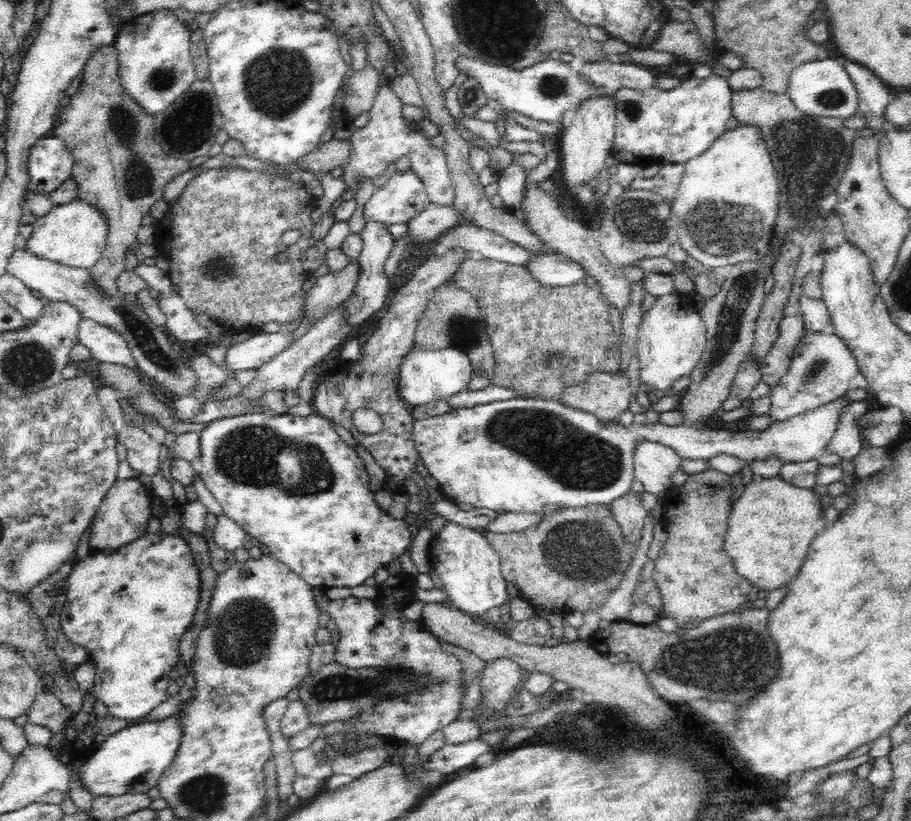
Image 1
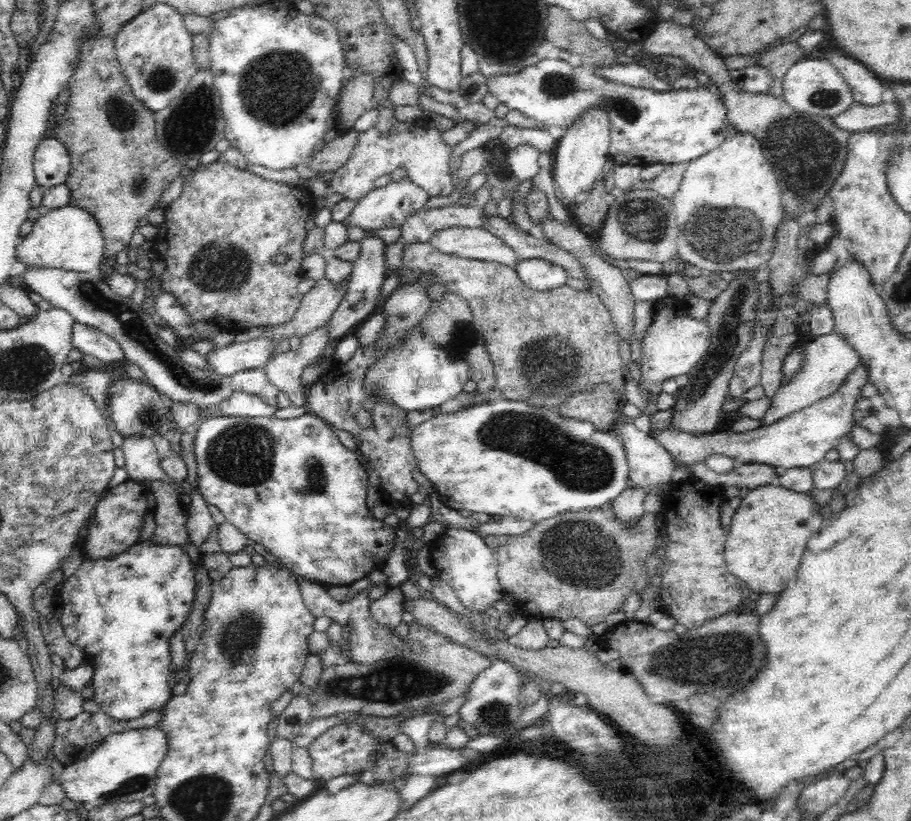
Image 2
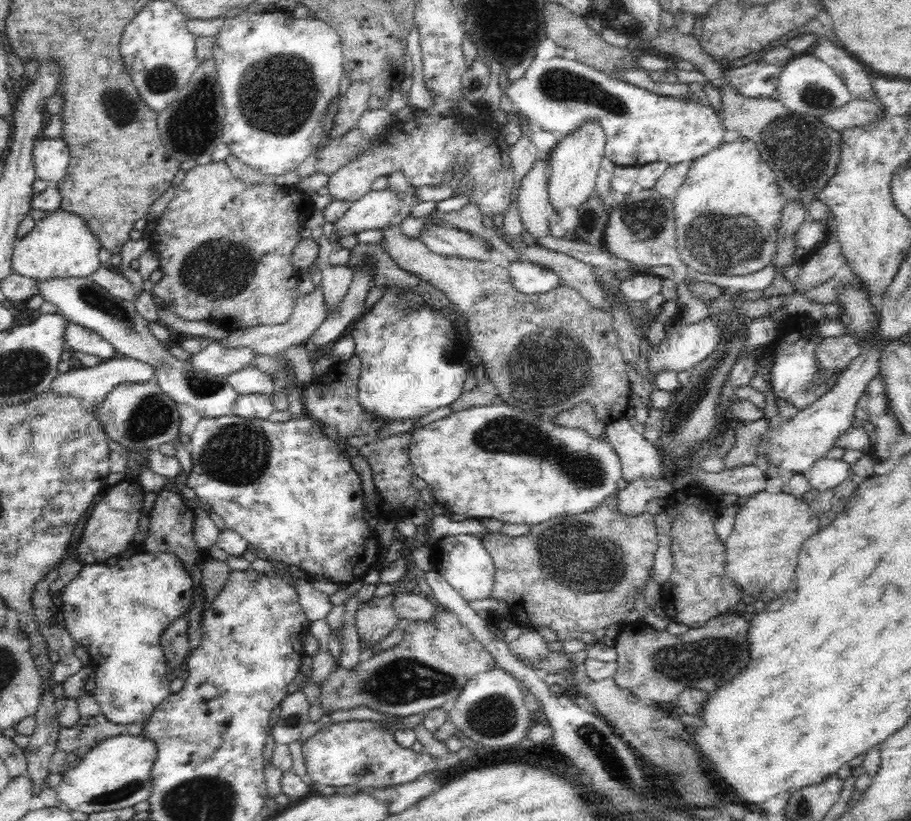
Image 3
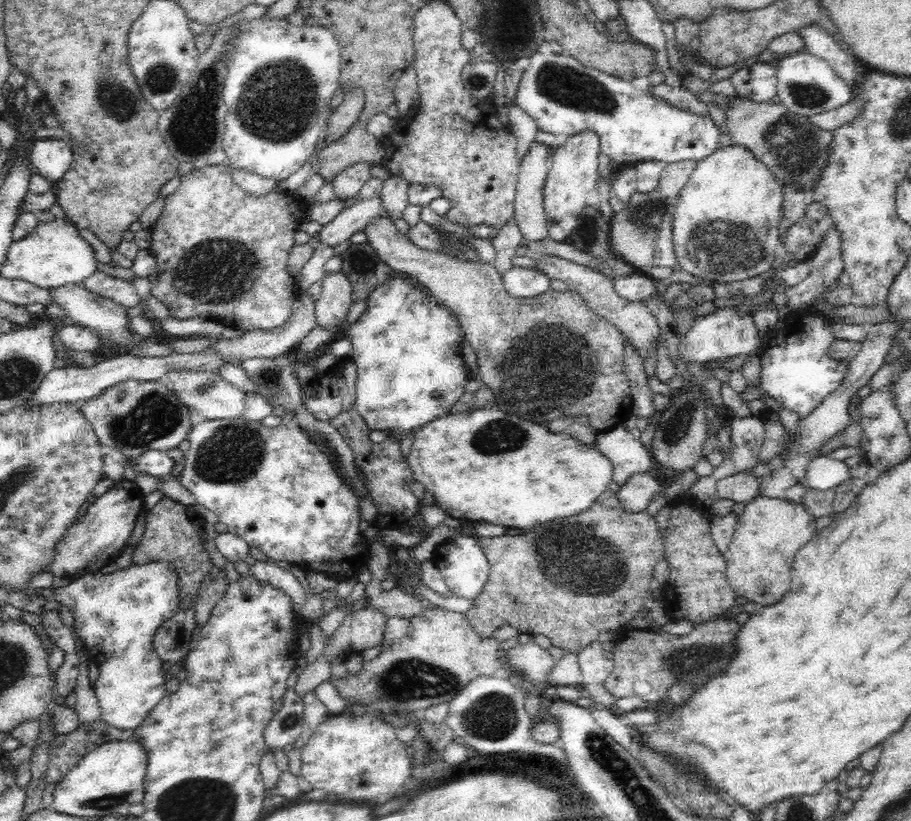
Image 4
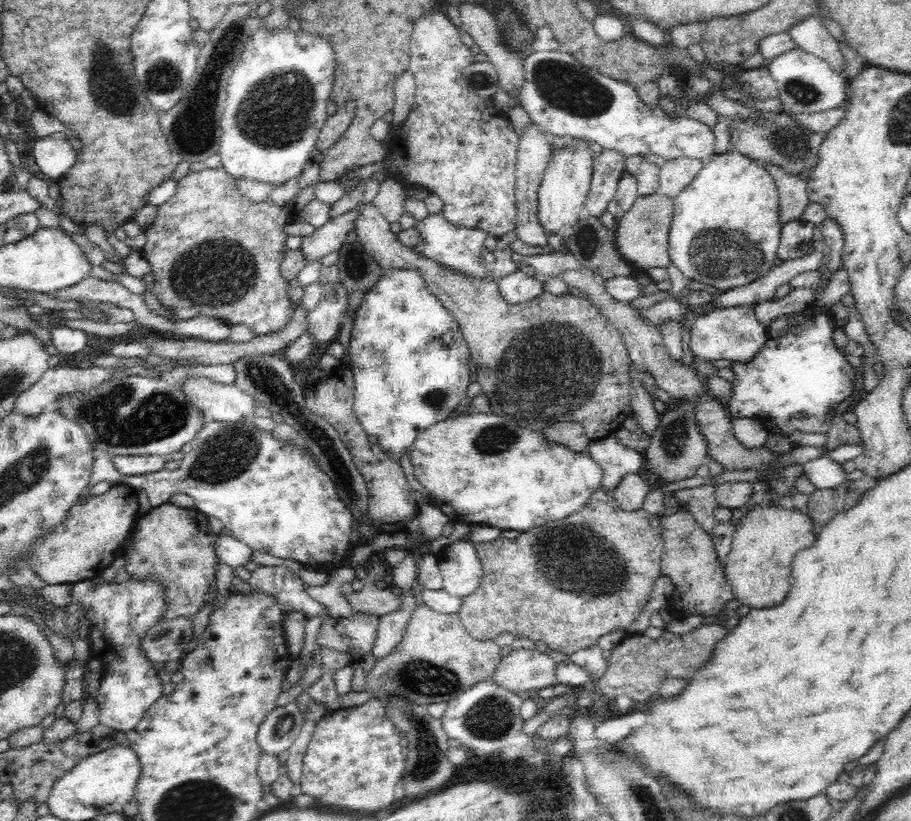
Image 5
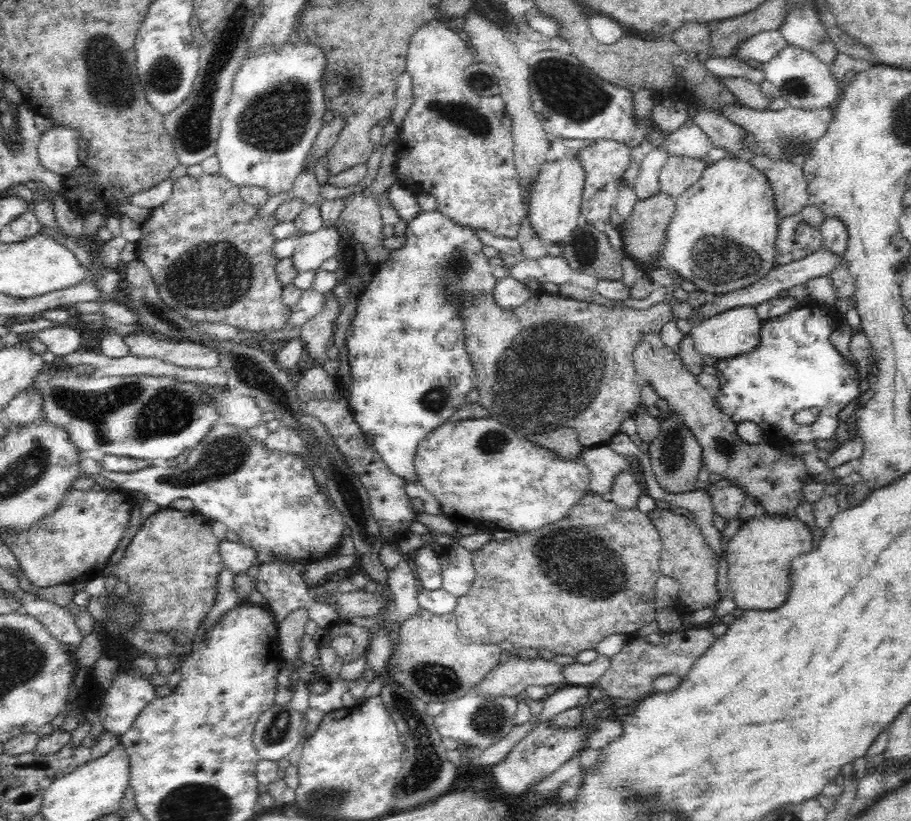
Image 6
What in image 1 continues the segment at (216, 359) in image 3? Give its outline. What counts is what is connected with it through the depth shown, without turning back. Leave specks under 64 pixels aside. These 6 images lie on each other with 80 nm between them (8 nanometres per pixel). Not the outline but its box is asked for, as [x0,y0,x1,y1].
[224,332,293,369]

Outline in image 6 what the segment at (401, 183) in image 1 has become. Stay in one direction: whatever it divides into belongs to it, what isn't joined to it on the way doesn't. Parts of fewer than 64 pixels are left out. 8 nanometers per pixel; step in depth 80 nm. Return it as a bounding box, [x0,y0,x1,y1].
[291,226,341,273]

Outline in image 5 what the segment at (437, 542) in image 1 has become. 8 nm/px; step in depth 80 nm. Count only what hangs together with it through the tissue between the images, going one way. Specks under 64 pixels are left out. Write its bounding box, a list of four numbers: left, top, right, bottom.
[435,537,483,598]

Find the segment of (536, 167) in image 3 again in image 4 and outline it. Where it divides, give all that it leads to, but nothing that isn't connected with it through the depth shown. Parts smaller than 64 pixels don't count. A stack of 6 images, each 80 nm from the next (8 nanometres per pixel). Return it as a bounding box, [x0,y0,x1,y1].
[514,139,551,241]

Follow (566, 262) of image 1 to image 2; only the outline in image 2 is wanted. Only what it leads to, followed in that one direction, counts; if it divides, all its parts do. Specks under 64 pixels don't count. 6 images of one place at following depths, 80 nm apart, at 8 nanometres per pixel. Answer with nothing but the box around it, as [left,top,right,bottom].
[513,258,570,290]

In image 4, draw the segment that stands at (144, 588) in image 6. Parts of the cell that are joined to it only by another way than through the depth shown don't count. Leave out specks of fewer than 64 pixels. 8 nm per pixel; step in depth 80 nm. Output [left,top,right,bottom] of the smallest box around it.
[132,497,212,611]

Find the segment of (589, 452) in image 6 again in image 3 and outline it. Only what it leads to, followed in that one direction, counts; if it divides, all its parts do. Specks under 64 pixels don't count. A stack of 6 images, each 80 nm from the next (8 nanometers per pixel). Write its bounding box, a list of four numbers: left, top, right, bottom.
[603,417,662,483]

